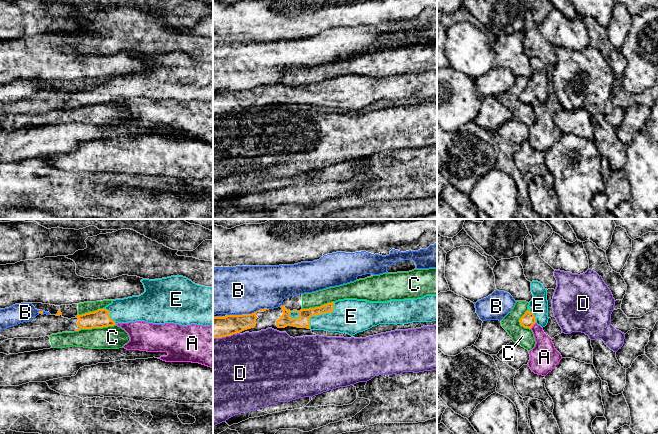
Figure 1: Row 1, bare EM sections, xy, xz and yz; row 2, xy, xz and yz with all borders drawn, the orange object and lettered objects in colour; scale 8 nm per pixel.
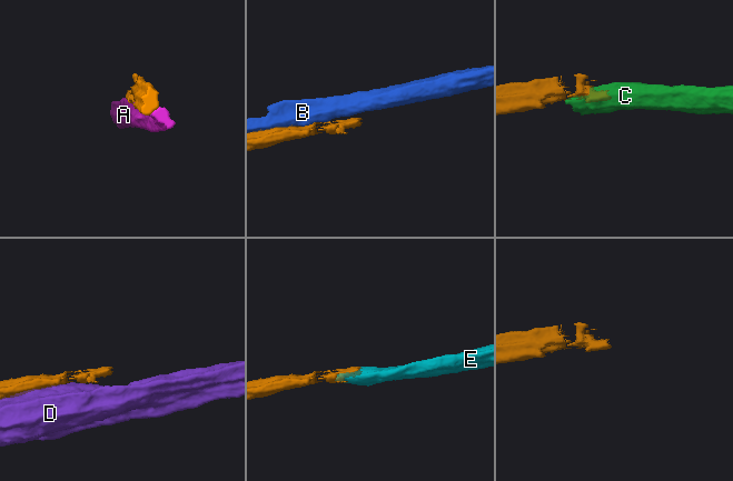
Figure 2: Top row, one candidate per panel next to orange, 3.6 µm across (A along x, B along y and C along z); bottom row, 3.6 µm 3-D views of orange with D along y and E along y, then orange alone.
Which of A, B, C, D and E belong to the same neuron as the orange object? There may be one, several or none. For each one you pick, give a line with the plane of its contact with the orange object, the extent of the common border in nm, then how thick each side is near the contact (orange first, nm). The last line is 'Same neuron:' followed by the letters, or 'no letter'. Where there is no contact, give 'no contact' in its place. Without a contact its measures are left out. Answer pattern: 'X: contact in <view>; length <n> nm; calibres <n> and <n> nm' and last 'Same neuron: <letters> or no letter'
E: contact in xz; length 300 nm; calibres 110 and 280 nm
Same neuron: E

